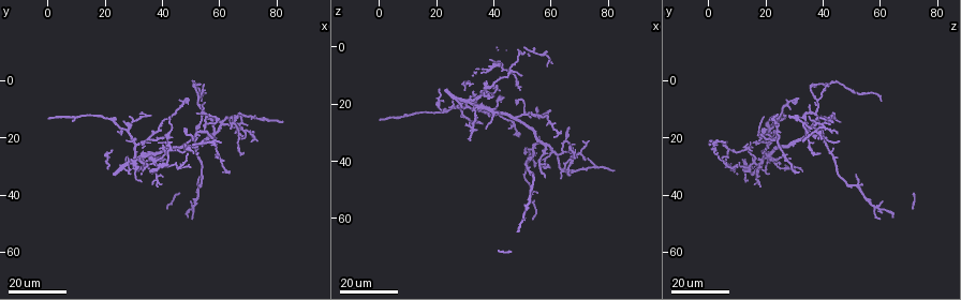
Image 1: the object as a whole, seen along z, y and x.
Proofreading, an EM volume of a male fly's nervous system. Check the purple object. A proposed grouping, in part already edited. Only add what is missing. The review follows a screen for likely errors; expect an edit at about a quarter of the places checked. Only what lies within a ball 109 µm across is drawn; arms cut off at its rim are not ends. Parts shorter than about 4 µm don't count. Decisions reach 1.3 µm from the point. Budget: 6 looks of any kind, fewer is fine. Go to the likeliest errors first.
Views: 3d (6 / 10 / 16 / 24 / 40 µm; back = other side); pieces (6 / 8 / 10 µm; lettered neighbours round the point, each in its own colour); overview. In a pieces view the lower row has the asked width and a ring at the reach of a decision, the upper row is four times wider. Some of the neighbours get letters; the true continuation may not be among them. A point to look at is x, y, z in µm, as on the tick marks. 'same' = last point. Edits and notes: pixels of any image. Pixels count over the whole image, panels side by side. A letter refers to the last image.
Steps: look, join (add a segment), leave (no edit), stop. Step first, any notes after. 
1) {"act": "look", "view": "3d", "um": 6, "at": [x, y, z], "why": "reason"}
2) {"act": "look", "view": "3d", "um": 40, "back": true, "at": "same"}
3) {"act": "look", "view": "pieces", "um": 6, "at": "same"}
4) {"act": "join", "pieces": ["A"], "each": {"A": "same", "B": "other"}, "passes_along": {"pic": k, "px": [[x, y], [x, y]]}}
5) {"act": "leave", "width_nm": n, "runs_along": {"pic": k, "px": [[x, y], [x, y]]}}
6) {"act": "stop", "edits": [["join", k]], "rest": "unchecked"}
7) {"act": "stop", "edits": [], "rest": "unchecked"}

{"act": "look", "view": "3d", "um": 24, "at": [46, 40, 72], "why": "an open end"}

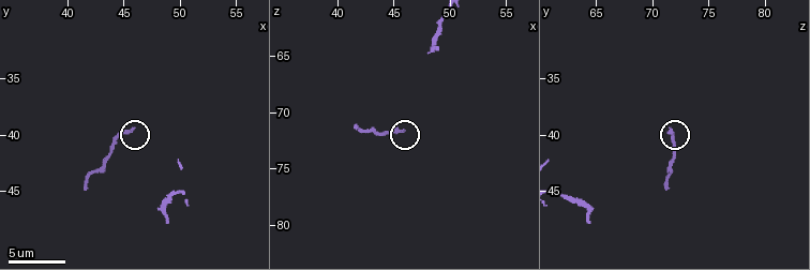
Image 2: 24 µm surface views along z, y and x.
{"act": "look", "view": "pieces", "um": 8, "at": [45.6, 39.4, 71.6]}

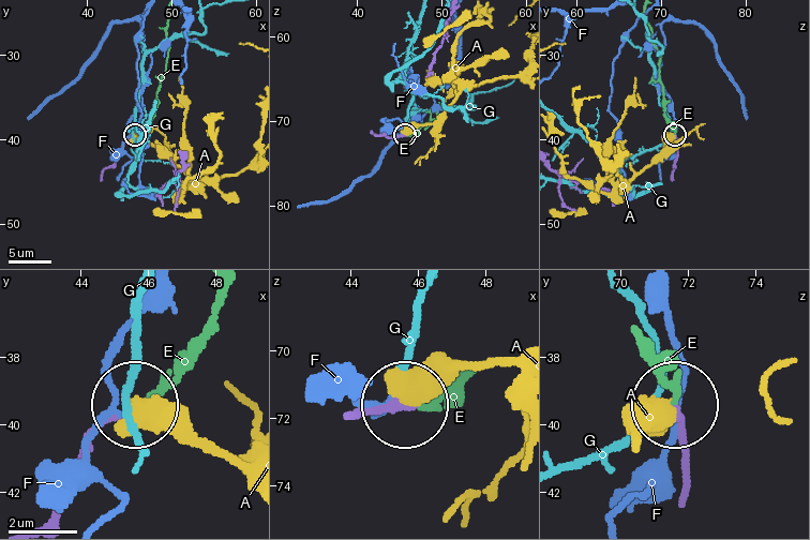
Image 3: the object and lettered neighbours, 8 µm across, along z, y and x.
{"act": "join", "pieces": ["E"], "width_nm": 210, "each": {"A": "other", "E": "same", "F": "other", "G": "other"}, "passes_along": {"pic": 3, "px": [[417, 403], [434, 400], [463, 374]]}, "found": "it goes on there"}

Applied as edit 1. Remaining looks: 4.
{"act": "look", "view": "overview"}

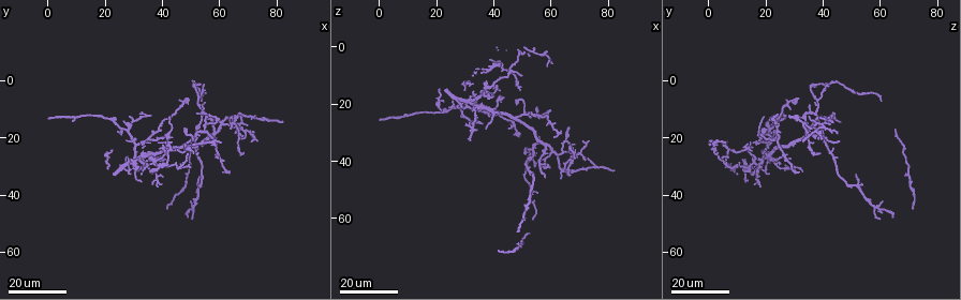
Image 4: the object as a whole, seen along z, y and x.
{"act": "look", "view": "3d", "um": 24, "at": [82, 14, 44]}

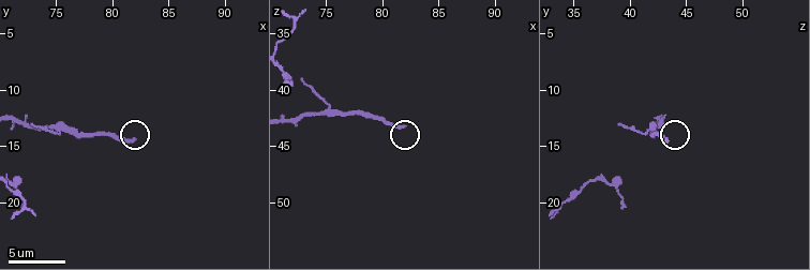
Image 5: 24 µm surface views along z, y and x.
{"act": "look", "view": "pieces", "um": 10, "at": [82.0, 14.6, 43.2], "why": "what lies round it"}

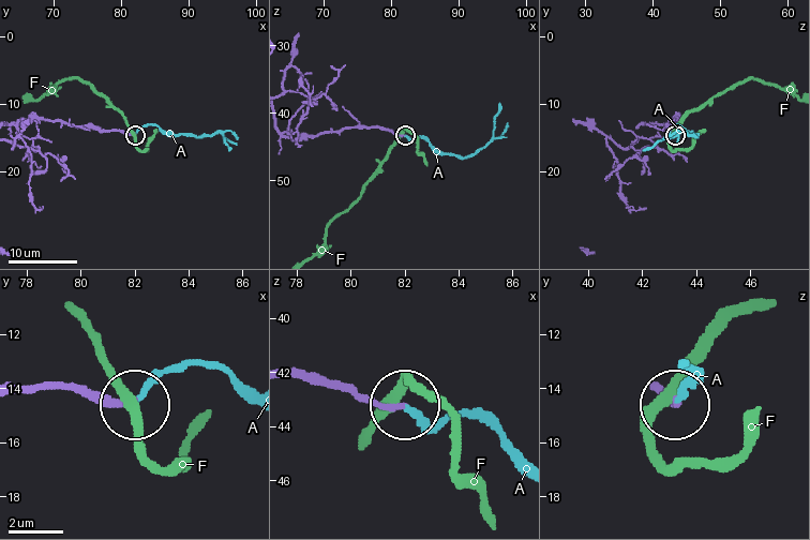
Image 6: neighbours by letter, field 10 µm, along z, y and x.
{"act": "join", "pieces": ["A"], "each": {"A": "same", "F": "other"}, "passes_along": {"pic": 6, "px": [[117, 130], [155, 125], [223, 138]]}, "found": "it goes on there"}

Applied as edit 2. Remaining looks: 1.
{"act": "stop", "edits": [["join", 3], ["join", 6]], "rest": "unchecked"}

